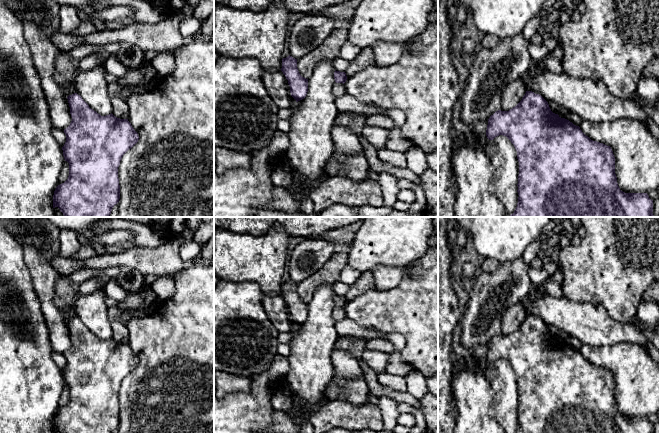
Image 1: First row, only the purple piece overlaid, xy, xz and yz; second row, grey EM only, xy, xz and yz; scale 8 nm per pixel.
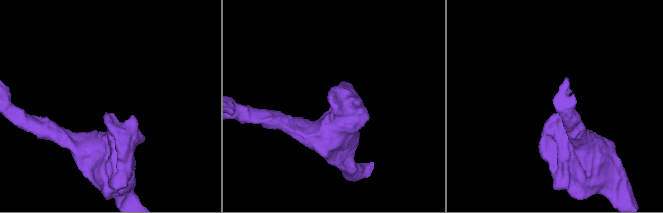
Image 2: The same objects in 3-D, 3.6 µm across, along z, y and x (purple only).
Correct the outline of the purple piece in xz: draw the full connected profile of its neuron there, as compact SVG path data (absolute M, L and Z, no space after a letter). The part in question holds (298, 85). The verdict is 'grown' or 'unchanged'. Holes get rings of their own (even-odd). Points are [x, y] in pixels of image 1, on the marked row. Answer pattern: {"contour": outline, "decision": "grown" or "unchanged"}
{"contour": "M290 55L283 58L281 71L288 80L291 96L296 102L304 99L308 92L308 79L300 75L297 68L297 59Z", "decision": "unchanged"}

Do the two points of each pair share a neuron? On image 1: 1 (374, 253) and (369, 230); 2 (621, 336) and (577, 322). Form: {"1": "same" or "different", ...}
{"1": "same", "2": "same"}

